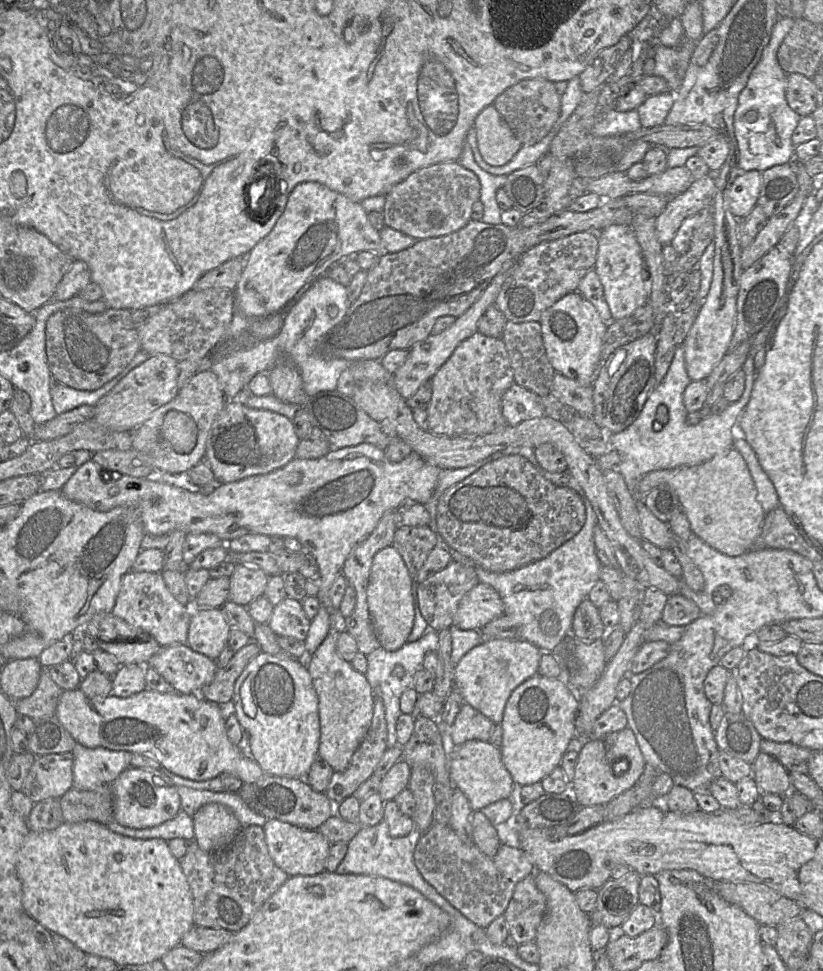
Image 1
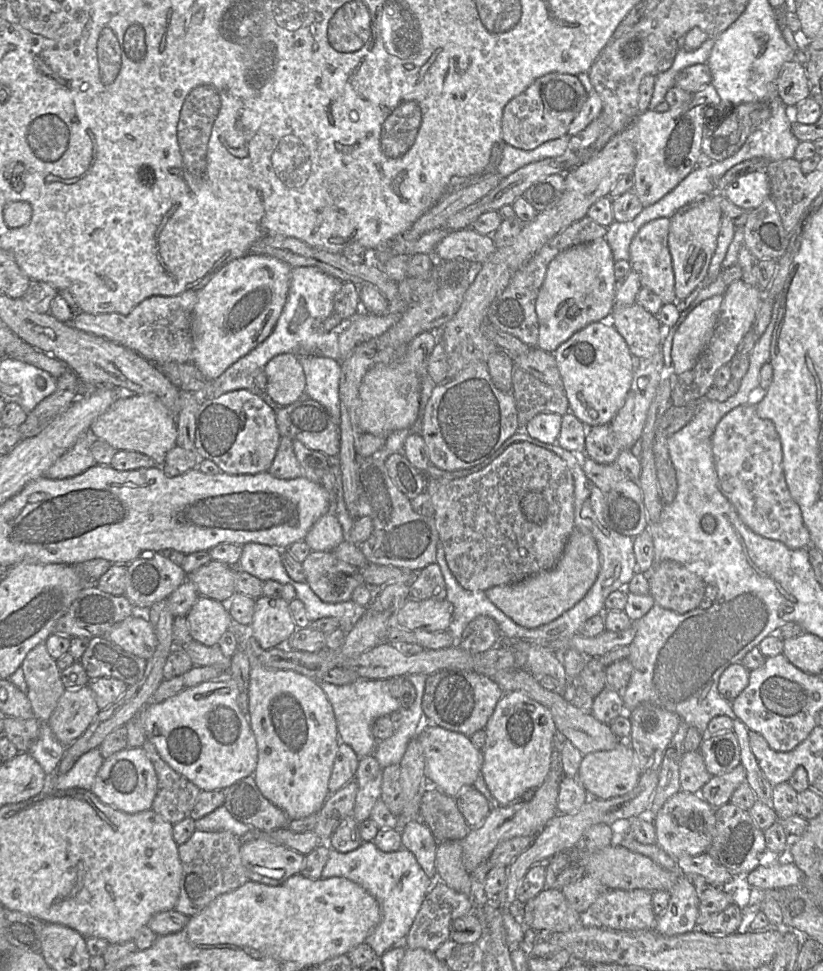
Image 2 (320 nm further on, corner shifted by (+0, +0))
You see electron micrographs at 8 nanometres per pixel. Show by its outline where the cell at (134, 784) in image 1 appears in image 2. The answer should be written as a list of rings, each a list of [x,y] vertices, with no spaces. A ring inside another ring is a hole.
[[[142,747],[126,748],[105,759],[94,779],[91,792],[117,810],[136,814],[151,809],[158,781],[155,769]]]

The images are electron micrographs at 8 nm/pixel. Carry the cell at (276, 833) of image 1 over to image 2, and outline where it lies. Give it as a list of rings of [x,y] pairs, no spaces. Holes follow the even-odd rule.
[[[264,839],[245,841],[240,849],[249,880],[279,886],[289,877],[300,874],[305,855]]]

